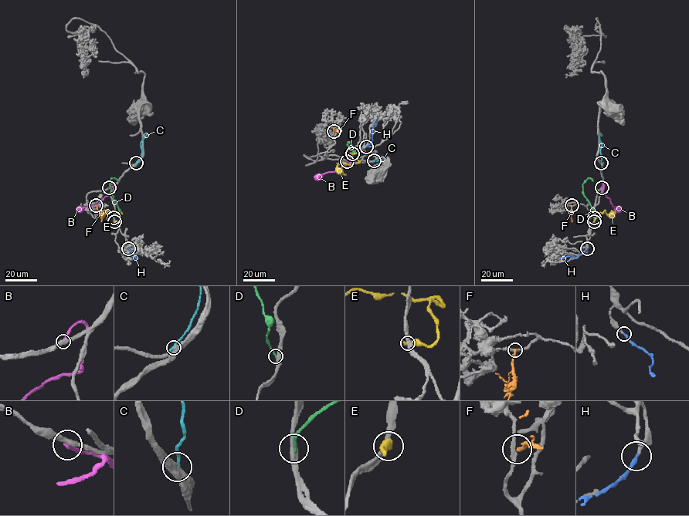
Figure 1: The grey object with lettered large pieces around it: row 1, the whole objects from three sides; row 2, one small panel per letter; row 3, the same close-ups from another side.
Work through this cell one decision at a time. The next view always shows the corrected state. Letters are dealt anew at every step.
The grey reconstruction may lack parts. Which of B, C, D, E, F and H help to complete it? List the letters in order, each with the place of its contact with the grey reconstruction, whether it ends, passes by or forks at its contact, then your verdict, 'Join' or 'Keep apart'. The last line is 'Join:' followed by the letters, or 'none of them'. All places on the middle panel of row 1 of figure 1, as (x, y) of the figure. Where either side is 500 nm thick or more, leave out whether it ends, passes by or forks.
B: Touches grey at (347, 161). It ends there. Keep apart
C: Touches grey at (374, 160). It ends there. Keep apart
D: Touches grey at (351, 153). It ends there. Keep apart
E: Touches grey at (352, 153). It ends there. Keep apart
F: Touches grey at (334, 131). It ends there. Keep apart
H: Touches grey at (366, 146). It ends there. Join
Join: H

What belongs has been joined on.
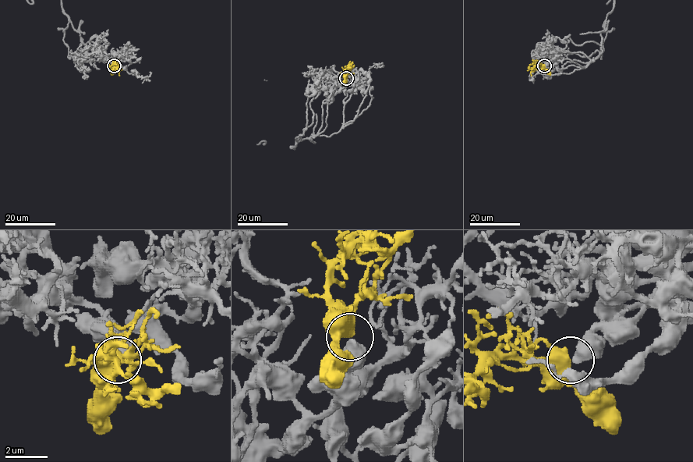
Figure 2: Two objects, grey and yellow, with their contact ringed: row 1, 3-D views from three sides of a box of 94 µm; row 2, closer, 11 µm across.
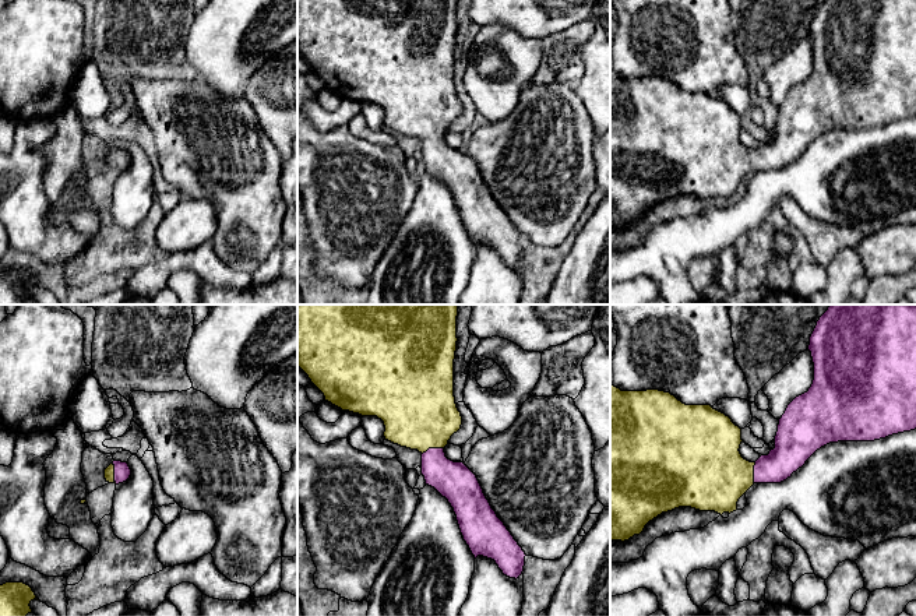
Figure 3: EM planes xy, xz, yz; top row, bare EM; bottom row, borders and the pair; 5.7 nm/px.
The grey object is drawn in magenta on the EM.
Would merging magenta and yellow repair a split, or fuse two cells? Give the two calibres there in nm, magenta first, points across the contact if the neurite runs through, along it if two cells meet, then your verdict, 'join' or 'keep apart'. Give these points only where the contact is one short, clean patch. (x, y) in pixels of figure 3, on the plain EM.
calibres 220 and 440 nm; way xz (454, 168), (433, 147), (432, 136), (427, 113), (418, 95); join

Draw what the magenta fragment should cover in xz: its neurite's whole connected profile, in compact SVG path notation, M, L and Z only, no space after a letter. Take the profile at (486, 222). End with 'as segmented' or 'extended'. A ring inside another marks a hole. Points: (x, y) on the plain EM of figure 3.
M297 0L297 53L324 81L325 88L342 98L377 103L384 109L385 127L418 137L426 172L434 175L454 196L464 228L475 246L492 246L504 263L517 267L524 258L525 239L492 196L476 162L464 149L448 147L444 140L448 127L462 112L454 84L457 3L458 0Z; extended

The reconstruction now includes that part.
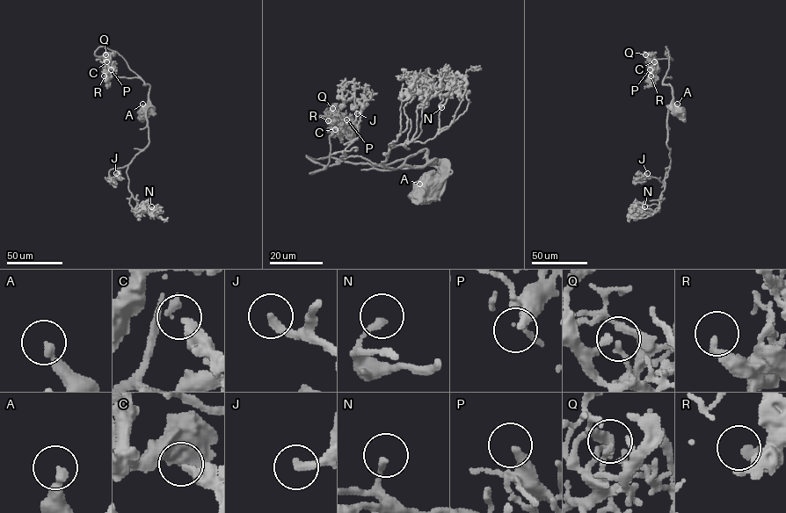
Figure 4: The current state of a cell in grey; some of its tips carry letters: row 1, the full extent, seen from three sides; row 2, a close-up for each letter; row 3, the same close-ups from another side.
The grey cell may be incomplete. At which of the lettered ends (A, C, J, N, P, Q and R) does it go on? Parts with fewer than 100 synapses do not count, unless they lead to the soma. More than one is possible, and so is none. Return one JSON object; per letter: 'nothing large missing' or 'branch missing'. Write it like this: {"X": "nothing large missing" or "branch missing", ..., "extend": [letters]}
{"A": "nothing large missing", "C": "nothing large missing", "J": "branch missing", "N": "nothing large missing", "P": "nothing large missing", "Q": "nothing large missing", "R": "nothing large missing", "extend": ["J"]}

